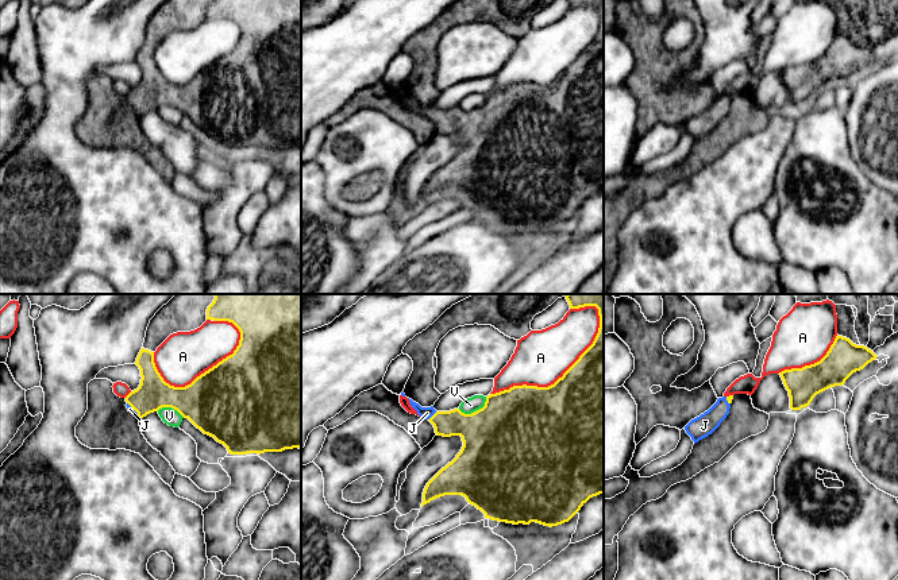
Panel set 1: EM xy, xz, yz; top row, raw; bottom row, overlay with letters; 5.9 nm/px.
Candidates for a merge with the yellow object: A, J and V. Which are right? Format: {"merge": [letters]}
{"merge": ["J"]}

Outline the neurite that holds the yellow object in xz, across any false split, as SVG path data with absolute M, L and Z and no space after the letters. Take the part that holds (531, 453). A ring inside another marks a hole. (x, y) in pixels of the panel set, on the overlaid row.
M567 294L570 309L596 306L600 328L593 344L548 387L513 386L486 397L485 406L471 414L459 409L436 411L409 399L417 414L428 419L436 436L460 436L463 446L456 457L425 486L421 507L444 495L462 495L485 514L485 518L529 525L558 526L569 522L593 496L604 494L604 294Z

